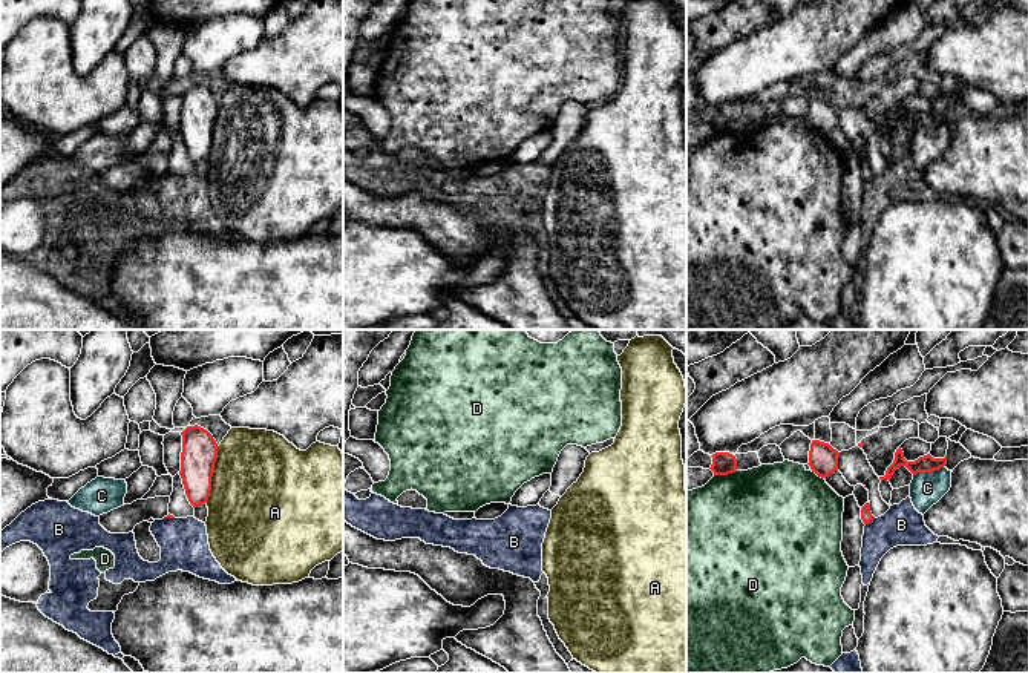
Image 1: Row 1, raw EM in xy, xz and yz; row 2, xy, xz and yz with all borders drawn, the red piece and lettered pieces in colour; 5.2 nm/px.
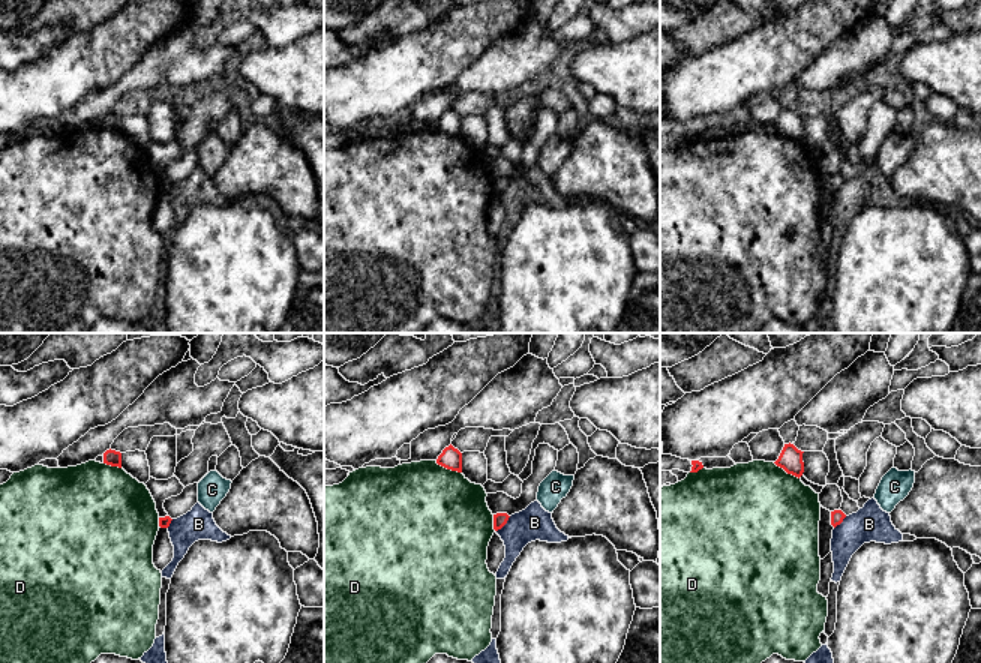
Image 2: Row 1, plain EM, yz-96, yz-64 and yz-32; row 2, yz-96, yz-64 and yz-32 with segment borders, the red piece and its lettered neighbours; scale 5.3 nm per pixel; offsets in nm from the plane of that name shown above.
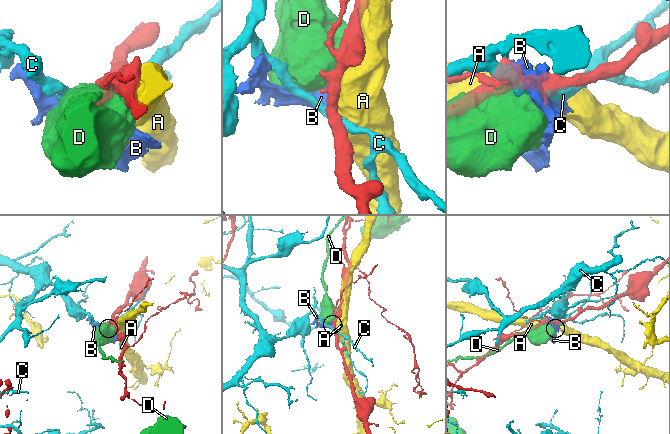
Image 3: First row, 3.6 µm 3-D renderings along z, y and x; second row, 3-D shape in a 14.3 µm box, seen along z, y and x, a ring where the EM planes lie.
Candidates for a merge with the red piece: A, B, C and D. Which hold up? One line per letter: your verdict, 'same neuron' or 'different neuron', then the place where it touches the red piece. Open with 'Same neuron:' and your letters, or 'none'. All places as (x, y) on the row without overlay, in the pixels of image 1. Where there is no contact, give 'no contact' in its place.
Same neuron: none
A: different neuron | xy (212, 132)
B: different neuron | yz (869, 178)
C: different neuron | yz (929, 128)
D: different neuron | yz (725, 131)

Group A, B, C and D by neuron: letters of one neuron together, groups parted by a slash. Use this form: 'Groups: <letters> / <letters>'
Groups: A / B / C / D

